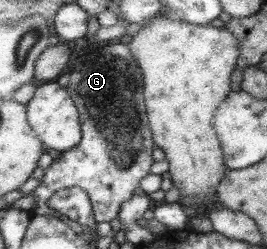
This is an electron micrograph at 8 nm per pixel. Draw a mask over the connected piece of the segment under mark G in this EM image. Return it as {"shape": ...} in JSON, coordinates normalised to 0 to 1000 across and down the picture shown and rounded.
{"shape":[[[419,165],[348,193],[360,209],[292,225],[258,253],[255,337],[225,337],[247,345],[243,361],[300,450],[303,570],[262,602],[225,610],[195,663],[172,675],[150,743],[112,771],[127,783],[127,827],[112,847],[124,863],[202,871],[213,851],[184,835],[184,799],[225,759],[292,747],[345,803],[352,876],[367,892],[412,892],[453,855],[472,803],[506,787],[502,763],[524,723],[562,699],[581,655],[569,602],[584,578],[554,450],[532,410],[532,394],[543,398],[532,361],[539,301],[498,233],[487,185]]]}

